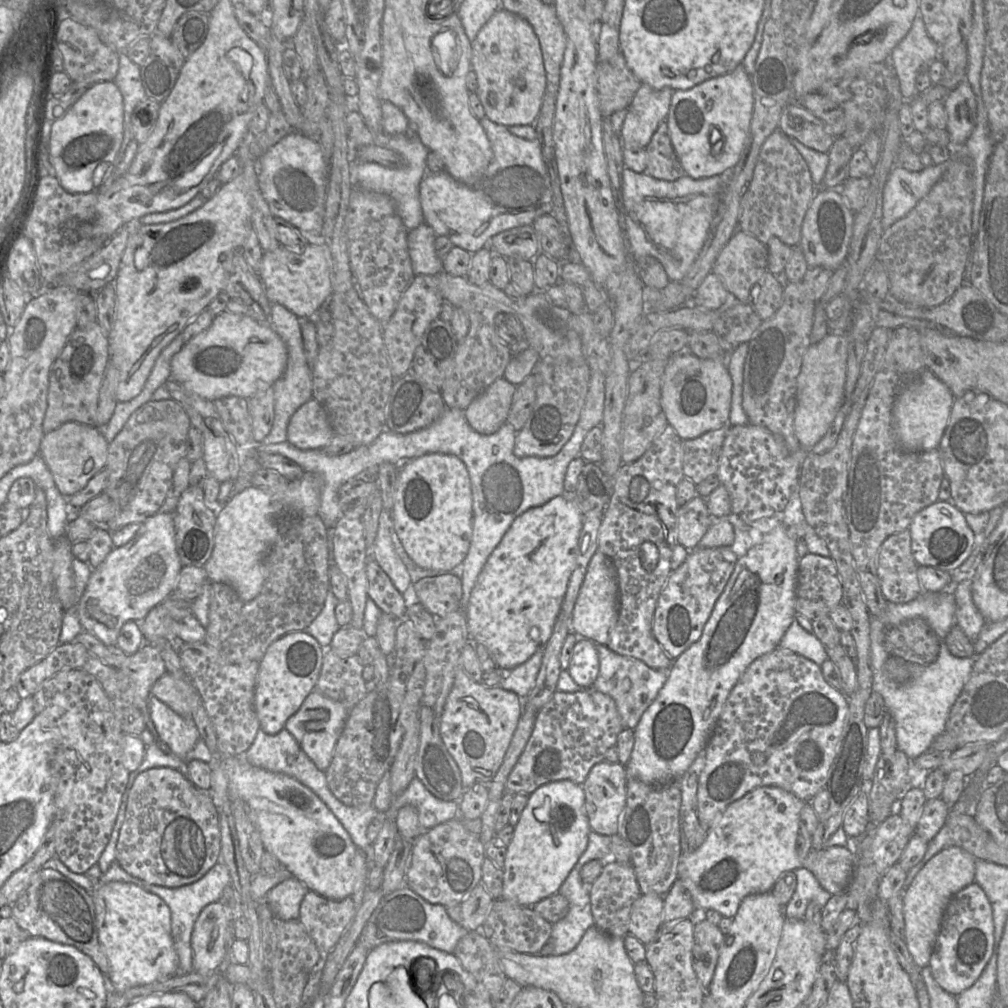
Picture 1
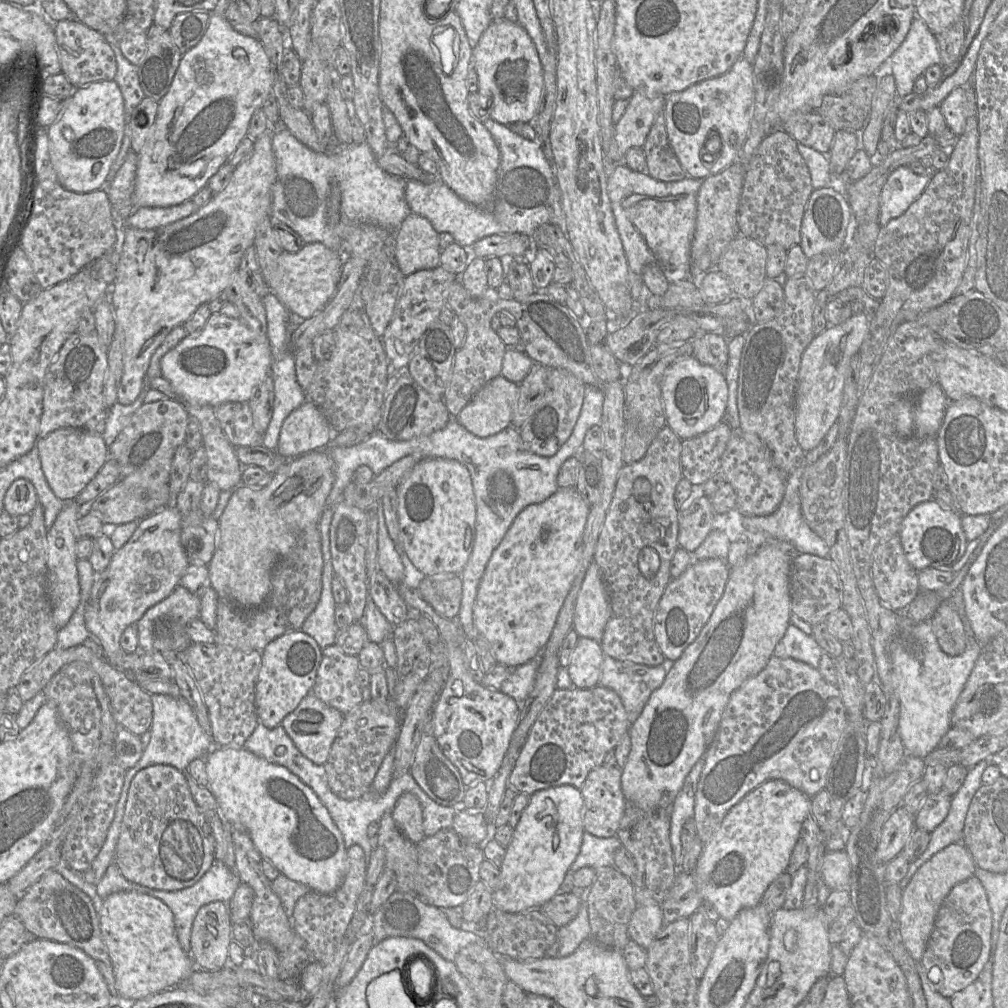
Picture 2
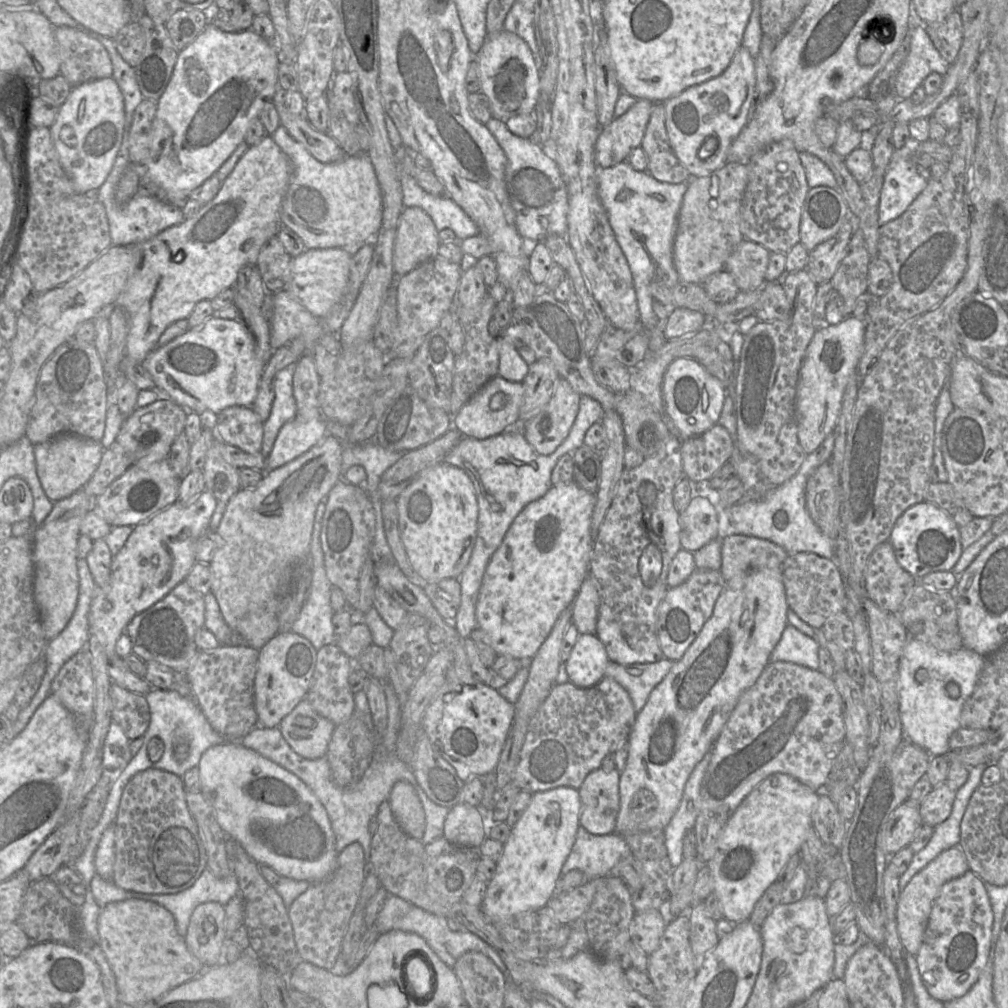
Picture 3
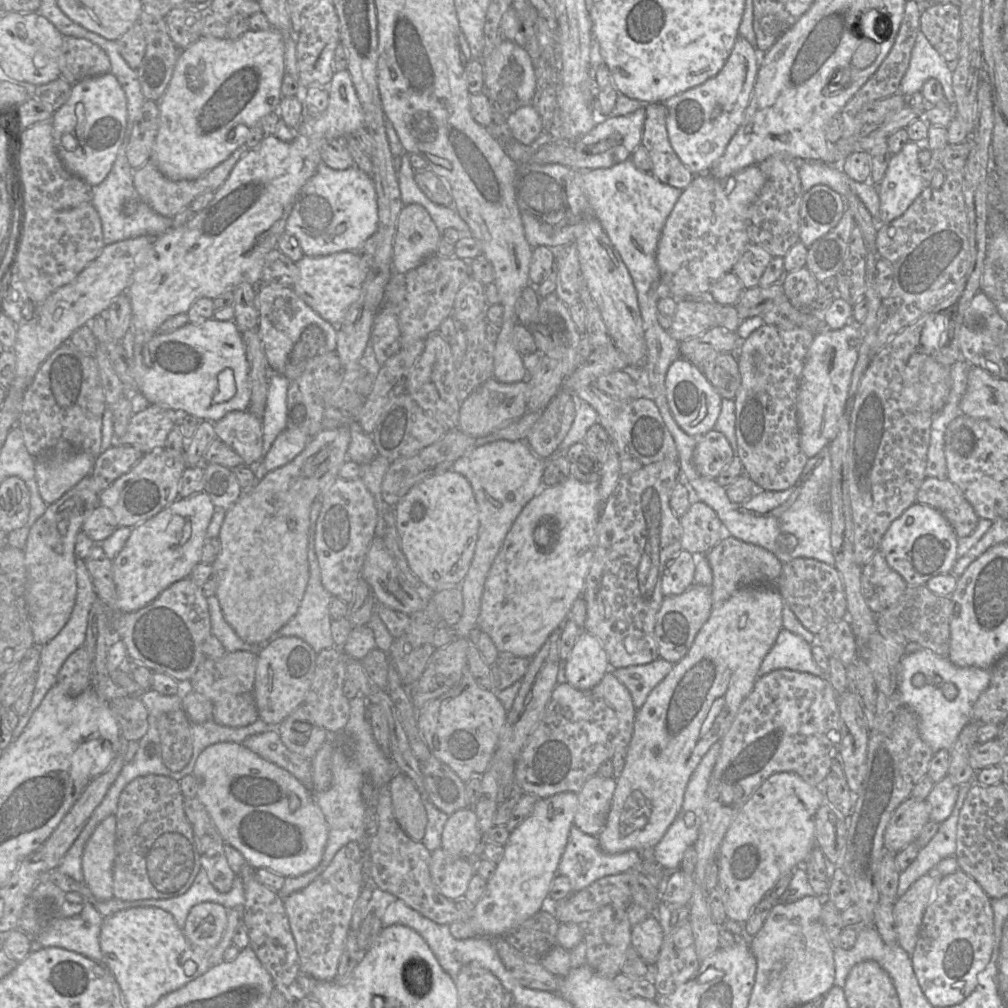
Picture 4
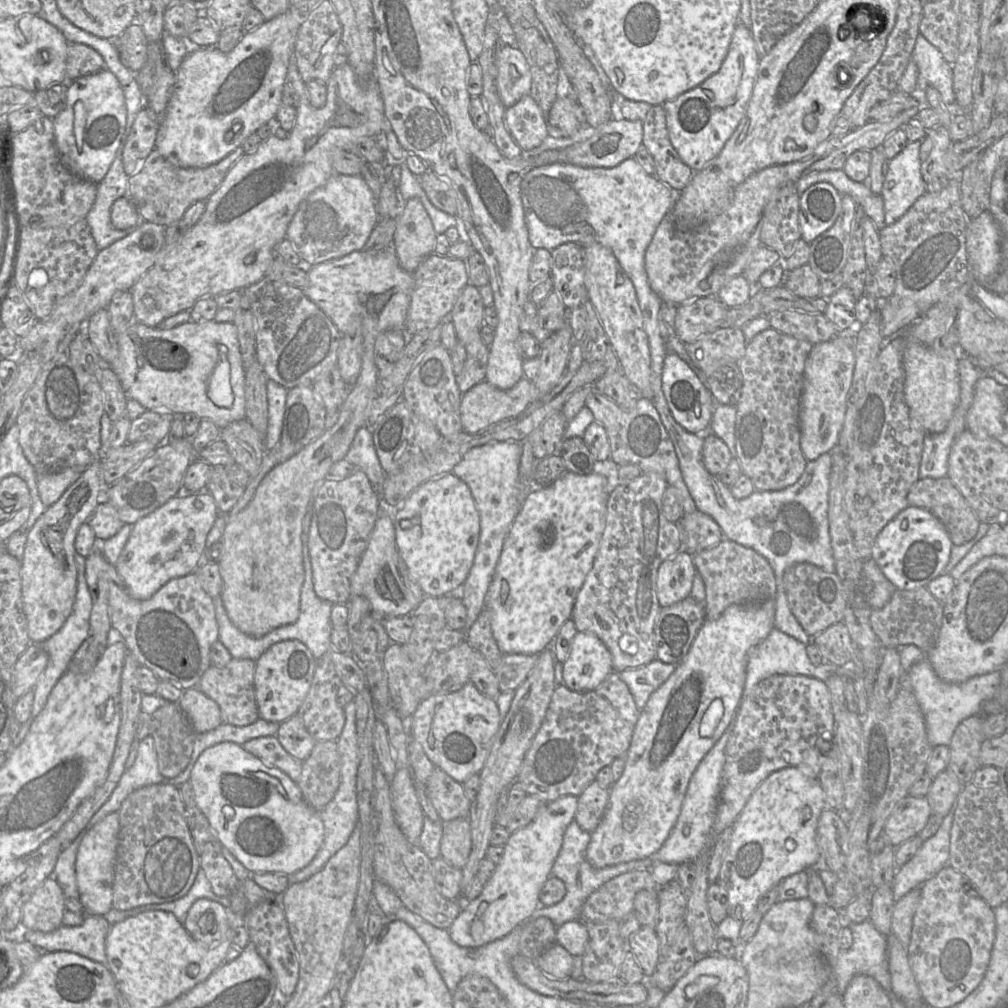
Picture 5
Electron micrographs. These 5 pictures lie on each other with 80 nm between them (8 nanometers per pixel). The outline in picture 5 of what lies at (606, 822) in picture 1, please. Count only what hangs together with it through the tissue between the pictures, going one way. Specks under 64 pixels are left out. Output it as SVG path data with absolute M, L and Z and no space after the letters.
M595 780L578 796L575 821L587 832L599 825L609 801L609 789L602 788Z

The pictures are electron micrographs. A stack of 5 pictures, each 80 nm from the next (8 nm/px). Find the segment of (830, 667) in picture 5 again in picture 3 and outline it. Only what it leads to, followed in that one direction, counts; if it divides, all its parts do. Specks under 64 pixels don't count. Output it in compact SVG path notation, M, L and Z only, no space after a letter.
M787 624L781 638L771 652L769 662L791 662L812 670L819 669L818 642L794 626Z

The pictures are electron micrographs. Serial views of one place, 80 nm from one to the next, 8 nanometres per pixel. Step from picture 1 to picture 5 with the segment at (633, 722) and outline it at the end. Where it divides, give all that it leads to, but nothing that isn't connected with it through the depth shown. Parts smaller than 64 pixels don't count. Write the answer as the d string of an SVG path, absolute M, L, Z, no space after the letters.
M655 658L646 665L628 668L618 673L620 679L628 686L637 708L641 711L651 694L669 678L677 665L677 663L664 663Z

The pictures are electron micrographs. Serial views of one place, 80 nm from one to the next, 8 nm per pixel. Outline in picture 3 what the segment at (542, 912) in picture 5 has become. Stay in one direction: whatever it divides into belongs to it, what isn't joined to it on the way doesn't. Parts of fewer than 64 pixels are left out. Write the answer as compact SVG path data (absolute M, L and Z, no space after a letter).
M579 825L575 843L561 869L561 876L571 870L582 871L587 880L604 877L616 871L619 861L633 855L623 836L589 833Z

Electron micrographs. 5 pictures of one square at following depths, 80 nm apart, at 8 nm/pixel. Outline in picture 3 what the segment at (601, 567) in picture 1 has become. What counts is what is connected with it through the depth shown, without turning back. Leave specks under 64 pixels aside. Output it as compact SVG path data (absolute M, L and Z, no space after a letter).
M587 576L571 604L571 620L580 634L596 634L599 604L595 582Z

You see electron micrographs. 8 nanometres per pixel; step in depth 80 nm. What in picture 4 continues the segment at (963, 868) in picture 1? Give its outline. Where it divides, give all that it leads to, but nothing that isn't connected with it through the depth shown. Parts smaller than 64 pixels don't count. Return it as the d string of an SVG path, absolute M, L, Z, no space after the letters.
M947 857L929 873L918 878L903 896L896 899L893 915L897 942L909 955L915 950L924 912L933 899L938 882L958 869L956 857Z

